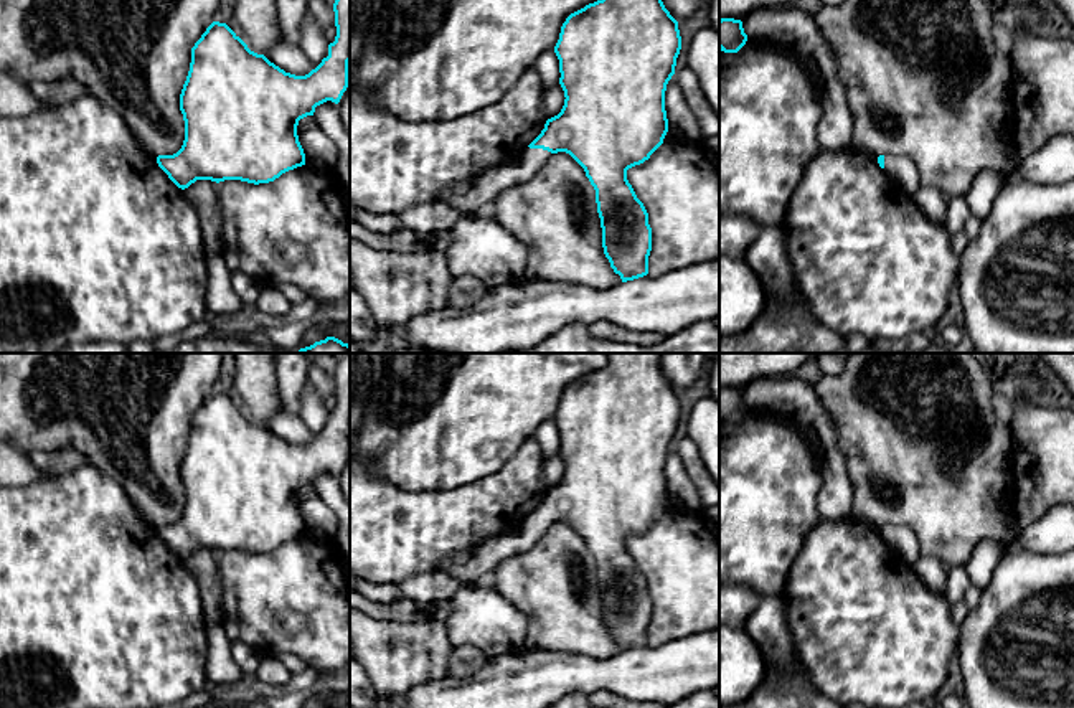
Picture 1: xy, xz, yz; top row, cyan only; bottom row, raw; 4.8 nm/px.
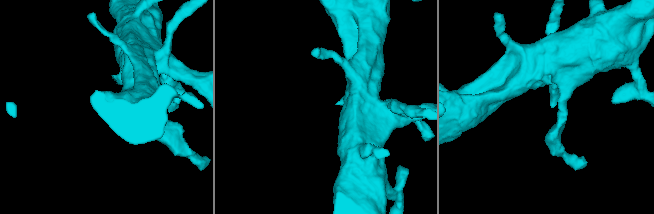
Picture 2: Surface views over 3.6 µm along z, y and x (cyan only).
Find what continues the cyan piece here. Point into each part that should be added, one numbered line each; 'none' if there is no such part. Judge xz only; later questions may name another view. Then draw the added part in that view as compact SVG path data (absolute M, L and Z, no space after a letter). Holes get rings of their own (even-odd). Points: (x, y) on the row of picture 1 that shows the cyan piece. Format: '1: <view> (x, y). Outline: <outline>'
1: xz (475, 195). Outline: M526 147L511 162L488 168L470 182L445 186L439 201L467 213L488 210L500 191L531 180L551 155L548 150Z

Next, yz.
1: yz (901, 169). Outline: M884 155L884 168L886 175L896 180L909 195L914 195L919 186L919 172L914 162L904 155Z

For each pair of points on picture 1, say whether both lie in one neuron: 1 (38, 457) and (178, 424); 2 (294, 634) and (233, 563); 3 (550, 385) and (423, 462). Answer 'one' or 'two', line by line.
1: two
2: one
3: one

